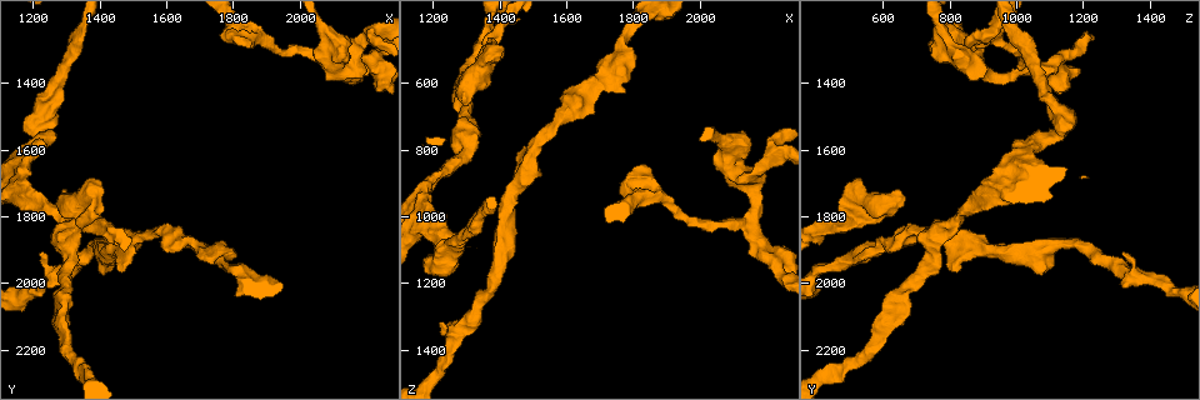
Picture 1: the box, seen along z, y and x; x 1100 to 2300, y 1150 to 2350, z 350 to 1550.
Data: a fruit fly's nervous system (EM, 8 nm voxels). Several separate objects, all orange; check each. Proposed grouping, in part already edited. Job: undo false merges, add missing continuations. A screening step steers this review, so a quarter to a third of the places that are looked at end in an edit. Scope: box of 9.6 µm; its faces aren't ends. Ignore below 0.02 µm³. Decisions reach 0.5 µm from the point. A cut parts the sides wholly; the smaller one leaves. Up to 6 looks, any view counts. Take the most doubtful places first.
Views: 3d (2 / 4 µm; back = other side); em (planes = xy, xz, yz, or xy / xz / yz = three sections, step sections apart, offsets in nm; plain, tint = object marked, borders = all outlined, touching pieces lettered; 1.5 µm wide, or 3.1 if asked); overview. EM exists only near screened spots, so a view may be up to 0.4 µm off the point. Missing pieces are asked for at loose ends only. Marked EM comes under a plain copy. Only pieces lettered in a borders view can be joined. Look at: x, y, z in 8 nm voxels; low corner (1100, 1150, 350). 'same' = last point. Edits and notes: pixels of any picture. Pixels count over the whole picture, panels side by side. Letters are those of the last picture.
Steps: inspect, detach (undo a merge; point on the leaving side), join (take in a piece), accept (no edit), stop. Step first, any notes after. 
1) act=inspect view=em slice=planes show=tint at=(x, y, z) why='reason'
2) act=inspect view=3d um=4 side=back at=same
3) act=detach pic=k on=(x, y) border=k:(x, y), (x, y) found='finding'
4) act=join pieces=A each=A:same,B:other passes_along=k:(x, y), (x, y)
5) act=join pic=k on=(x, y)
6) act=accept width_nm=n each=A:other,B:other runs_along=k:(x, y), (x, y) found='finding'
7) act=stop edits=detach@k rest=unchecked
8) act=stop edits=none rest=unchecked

act=inspect view=3d um=4 at=(1300, 1740, 670) why='stops while still wide'

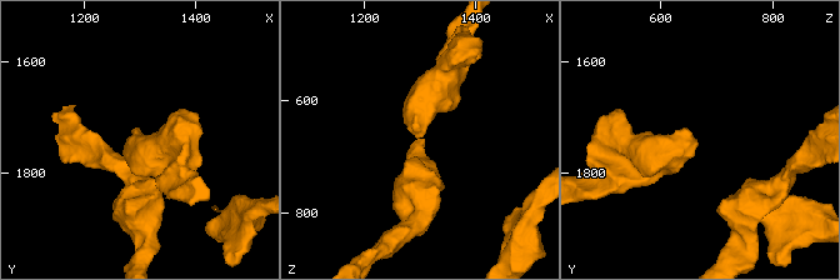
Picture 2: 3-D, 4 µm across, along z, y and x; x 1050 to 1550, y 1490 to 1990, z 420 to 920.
act=inspect view=em slice=yz step=4 show=borders at=(1295, 1740, 670)

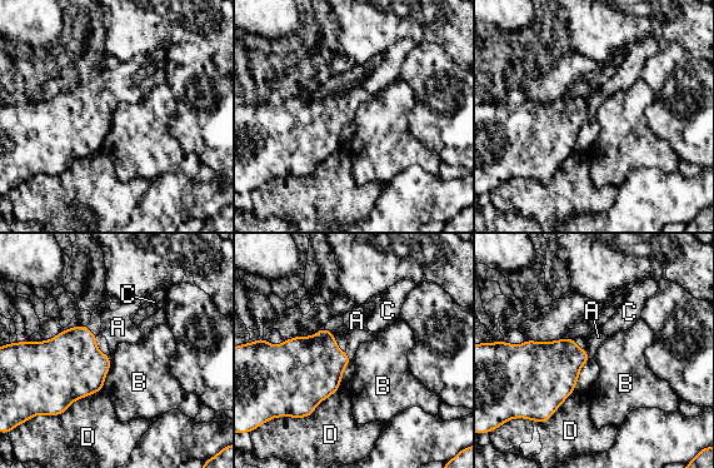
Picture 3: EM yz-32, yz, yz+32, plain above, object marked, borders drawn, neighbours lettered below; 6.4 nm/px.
act=inspect view=em slice=planes show=borders at=same

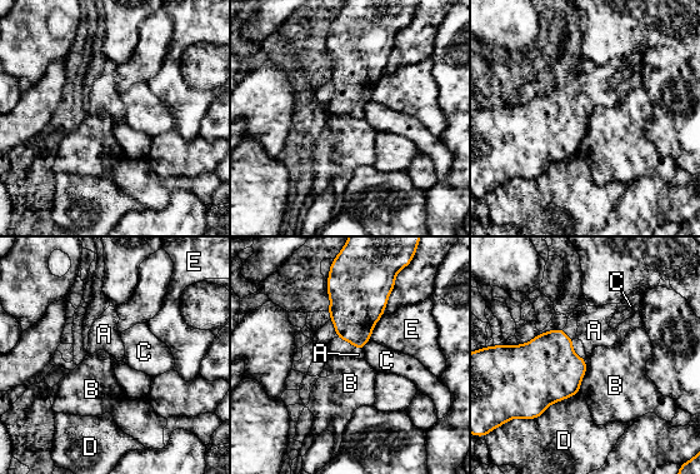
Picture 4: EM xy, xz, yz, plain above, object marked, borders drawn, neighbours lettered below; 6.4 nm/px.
act=join pieces=A each=A:same,B:other,C:other,D:other,E:other passes_along=4:(355, 310), (359, 349), (358, 354) found='the neuron continues'

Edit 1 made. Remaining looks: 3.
act=inspect view=overview why='redraw'

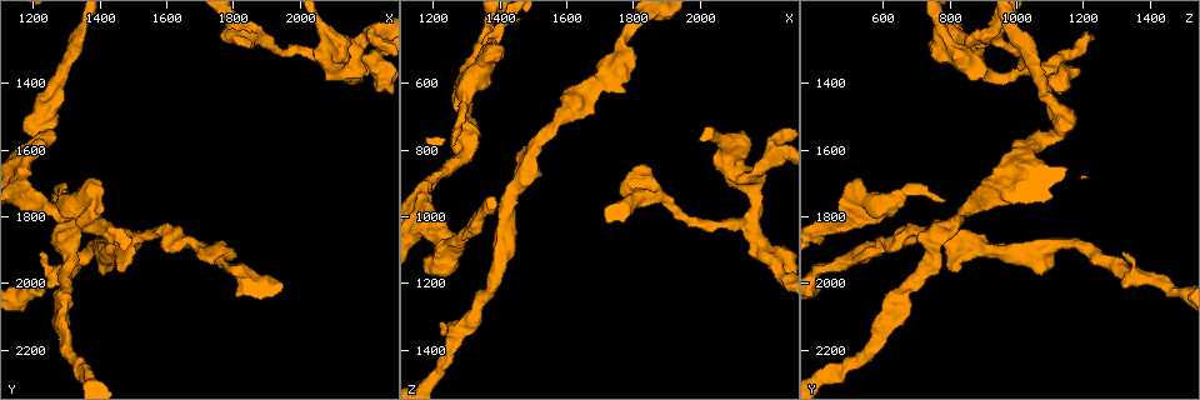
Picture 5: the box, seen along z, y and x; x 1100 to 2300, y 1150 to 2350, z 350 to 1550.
act=inspect view=3d um=4 side=back at=(1230, 1910, 1320) why='free end'

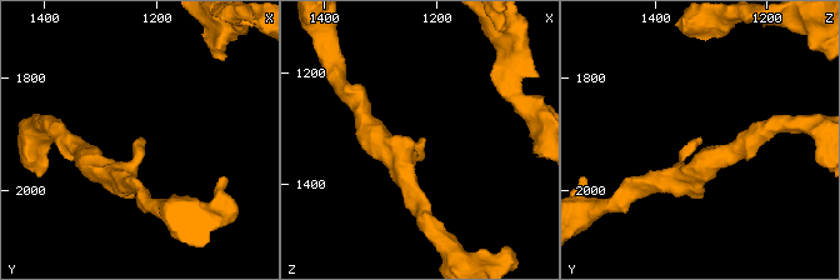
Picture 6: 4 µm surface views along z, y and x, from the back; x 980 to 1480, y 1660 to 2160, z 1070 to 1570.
act=inspect view=em slice=planes show=borders at=(1225, 1910, 1320) why='need the tissue'

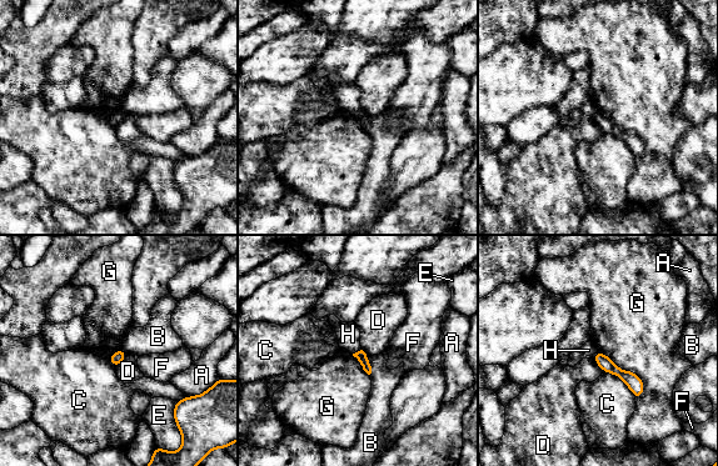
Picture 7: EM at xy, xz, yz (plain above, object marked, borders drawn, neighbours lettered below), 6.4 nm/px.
act=accept each=A:other,B:other,C:other,D:other,E:other,F:other,G:other,H:other border=7:(360, 349), (353, 354) found='none of them fits'

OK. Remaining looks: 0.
act=stop edits=join@4 rest=unchecked

